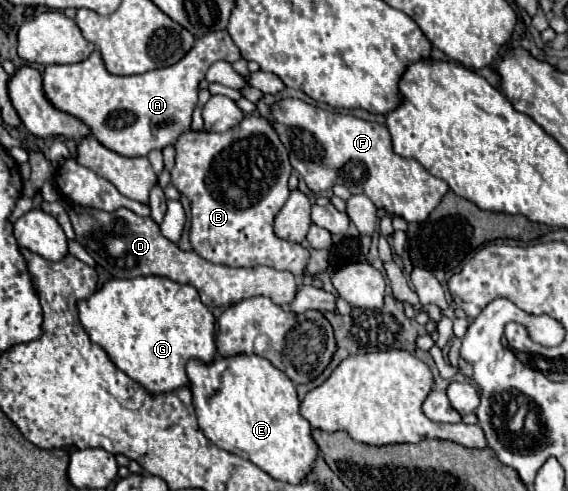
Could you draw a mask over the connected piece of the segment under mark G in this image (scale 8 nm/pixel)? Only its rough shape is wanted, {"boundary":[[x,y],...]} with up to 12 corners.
{"boundary":[[111,278],[79,300],[89,338],[151,394],[213,362],[193,286]]}

